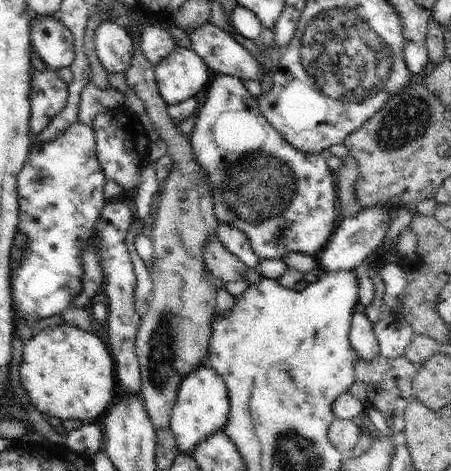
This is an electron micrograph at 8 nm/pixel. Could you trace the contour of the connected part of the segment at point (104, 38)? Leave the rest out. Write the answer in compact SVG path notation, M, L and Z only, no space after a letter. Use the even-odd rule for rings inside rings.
M114 20L104 21L95 32L95 53L104 70L123 72L131 65L133 57L133 39L131 34Z

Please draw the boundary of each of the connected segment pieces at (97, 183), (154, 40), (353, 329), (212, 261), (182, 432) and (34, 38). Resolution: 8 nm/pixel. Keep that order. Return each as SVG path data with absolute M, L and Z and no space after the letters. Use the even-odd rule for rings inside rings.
M77 121L60 138L41 144L44 145L30 149L29 158L18 176L19 228L29 241L25 243L21 264L16 269L11 268L11 292L14 308L28 321L26 325L15 322L15 336L21 337L25 342L32 338L29 328L34 322L60 314L68 307L76 307L71 304L71 300L81 293L83 266L80 253L87 245L87 240L95 236L94 227L103 206L108 202L103 193L107 180L97 159L95 132L92 127Z
M147 24L139 40L141 51L152 66L160 64L176 47L167 28L160 24Z
M354 312L351 318L349 341L353 350L366 360L380 353L373 324L370 323L365 313Z
M217 234L207 240L203 259L206 270L217 282L242 280L246 274L247 266L222 244Z
M206 363L189 372L180 383L170 422L181 453L190 453L215 432L223 430L229 417L229 396L224 379Z
M35 16L31 24L31 48L56 72L68 69L75 59L74 35L54 17Z

